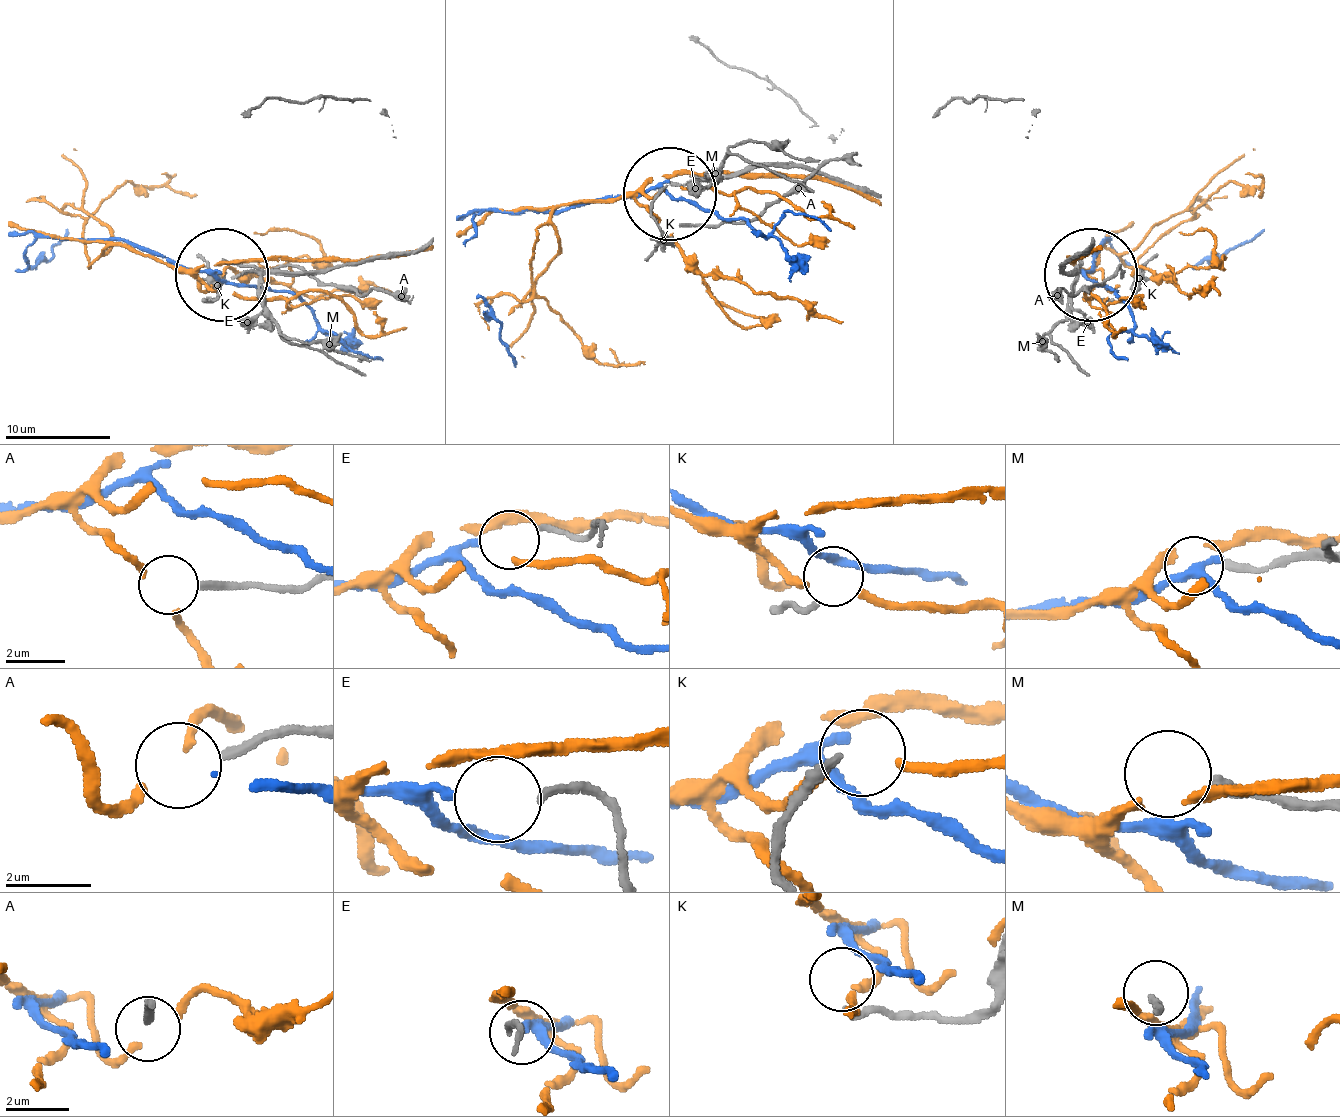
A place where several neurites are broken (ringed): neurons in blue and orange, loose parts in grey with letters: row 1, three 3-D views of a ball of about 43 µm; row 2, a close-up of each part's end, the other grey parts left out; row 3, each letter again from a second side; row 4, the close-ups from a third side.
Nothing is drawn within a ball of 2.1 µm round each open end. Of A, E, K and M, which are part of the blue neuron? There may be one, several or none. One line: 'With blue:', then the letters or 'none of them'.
With blue: E

